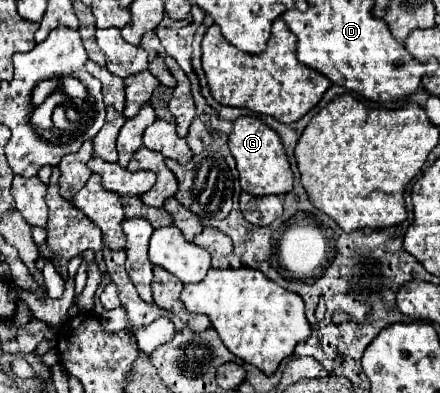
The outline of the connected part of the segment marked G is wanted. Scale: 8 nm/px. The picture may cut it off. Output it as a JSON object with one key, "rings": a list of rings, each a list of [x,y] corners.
{"rings":[[[240,116],[232,124],[228,146],[236,160],[240,172],[240,186],[244,192],[254,196],[268,196],[268,194],[286,194],[292,190],[292,170],[284,146],[280,142],[280,136],[264,122],[260,122],[254,116]]]}

